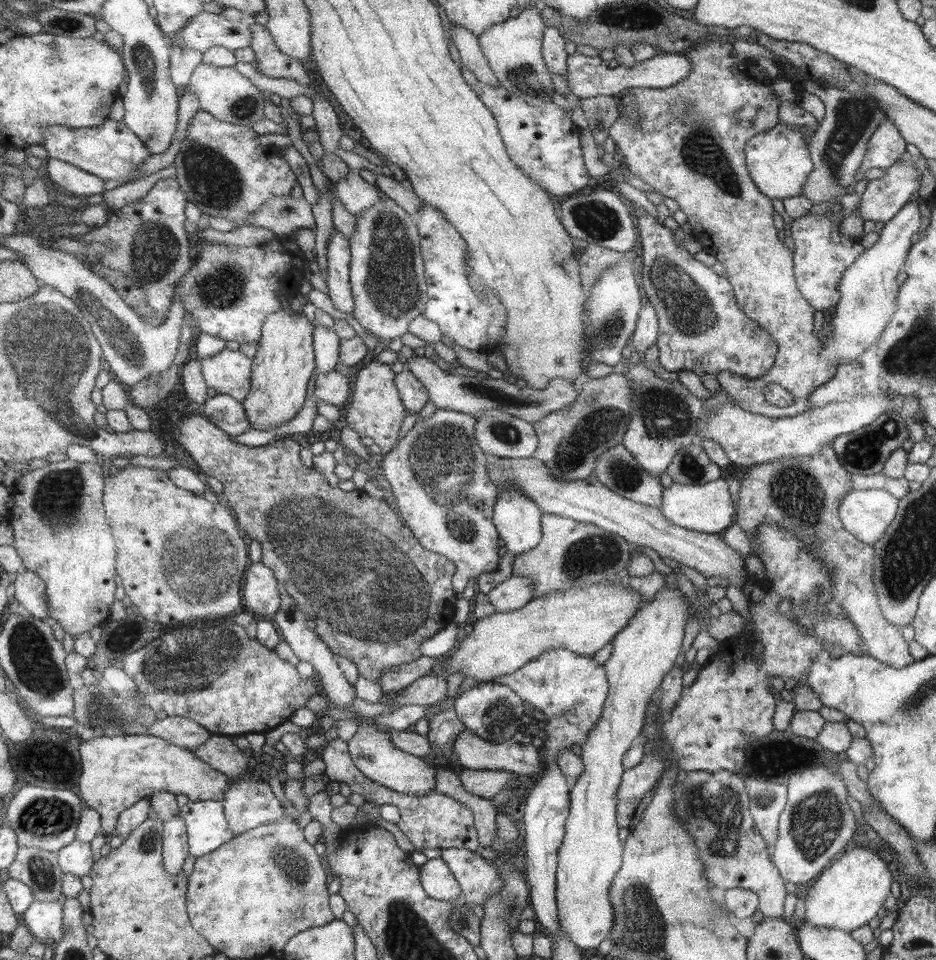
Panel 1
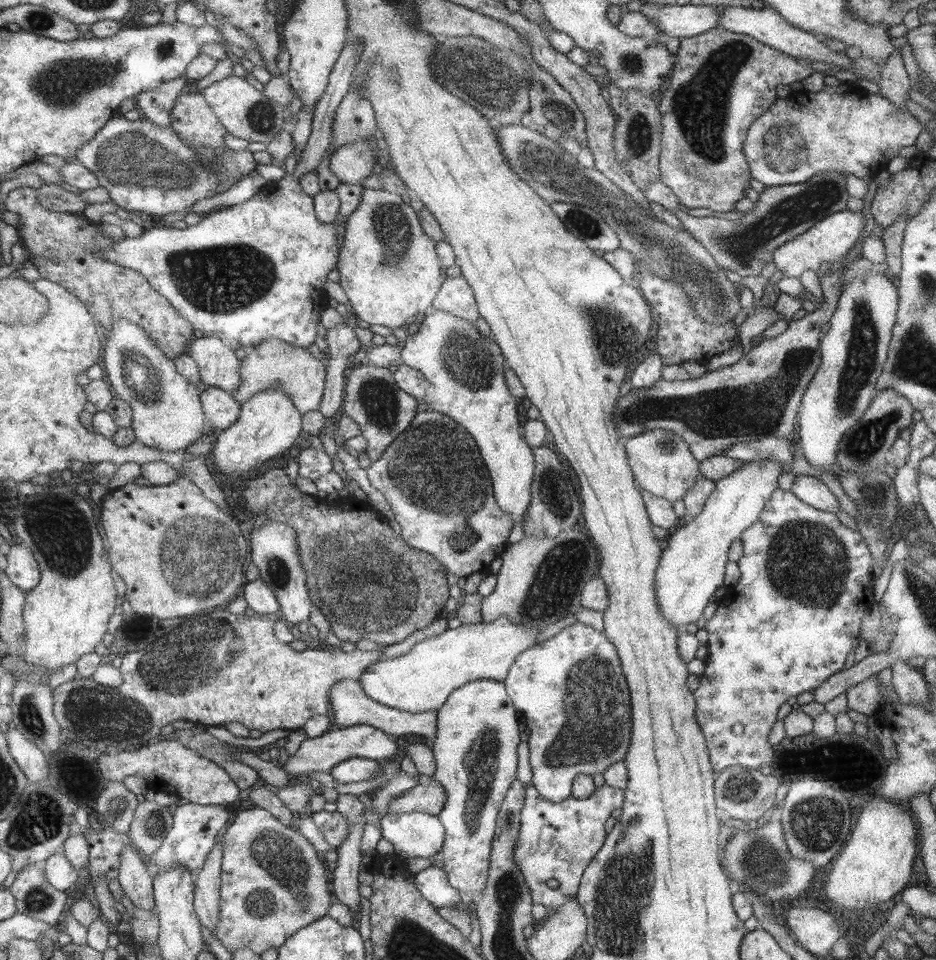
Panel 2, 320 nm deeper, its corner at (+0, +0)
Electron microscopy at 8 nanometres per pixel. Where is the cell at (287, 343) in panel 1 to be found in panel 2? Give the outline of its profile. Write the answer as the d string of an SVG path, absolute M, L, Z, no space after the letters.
M270 388L243 404L239 420L219 433L212 452L216 471L225 477L244 476L251 470L256 471L275 456L283 452L287 454L303 431L303 414L295 408L289 395L282 388Z

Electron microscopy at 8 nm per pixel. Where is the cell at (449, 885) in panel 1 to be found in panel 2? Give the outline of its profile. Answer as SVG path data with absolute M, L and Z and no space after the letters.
M429 866L415 874L415 884L435 907L460 906L461 894L449 882L444 868Z

